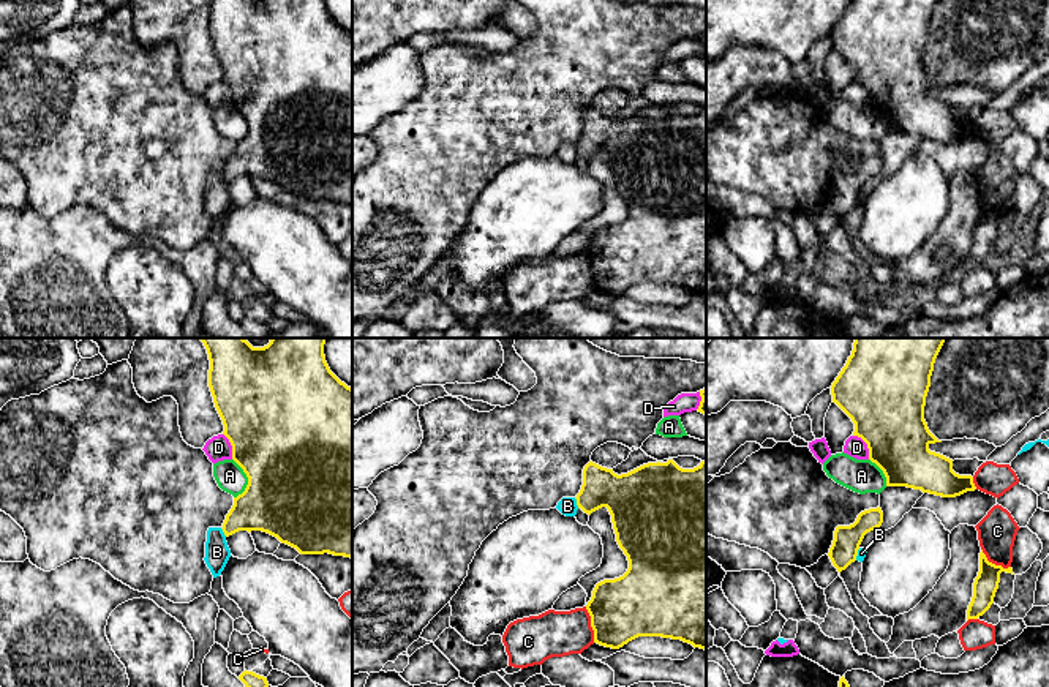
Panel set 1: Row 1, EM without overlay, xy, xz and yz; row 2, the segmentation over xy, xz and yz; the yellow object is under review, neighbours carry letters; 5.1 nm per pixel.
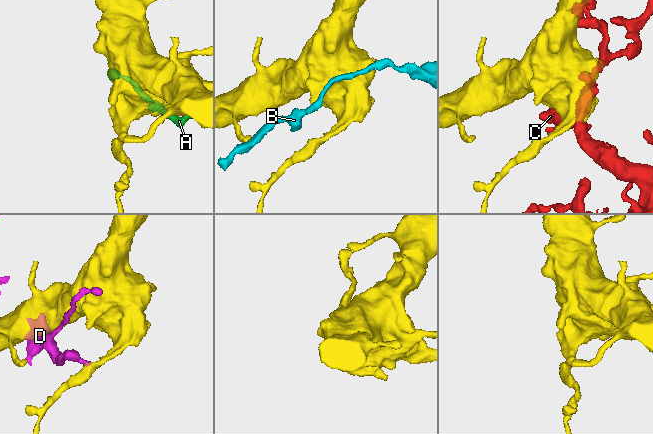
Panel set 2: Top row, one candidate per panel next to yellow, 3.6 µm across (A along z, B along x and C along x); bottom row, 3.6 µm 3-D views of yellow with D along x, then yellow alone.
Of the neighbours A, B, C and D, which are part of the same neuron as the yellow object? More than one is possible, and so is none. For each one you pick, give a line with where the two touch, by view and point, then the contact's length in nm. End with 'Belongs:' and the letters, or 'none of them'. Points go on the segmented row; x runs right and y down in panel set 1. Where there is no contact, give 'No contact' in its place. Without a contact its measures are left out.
Belongs: none of them

